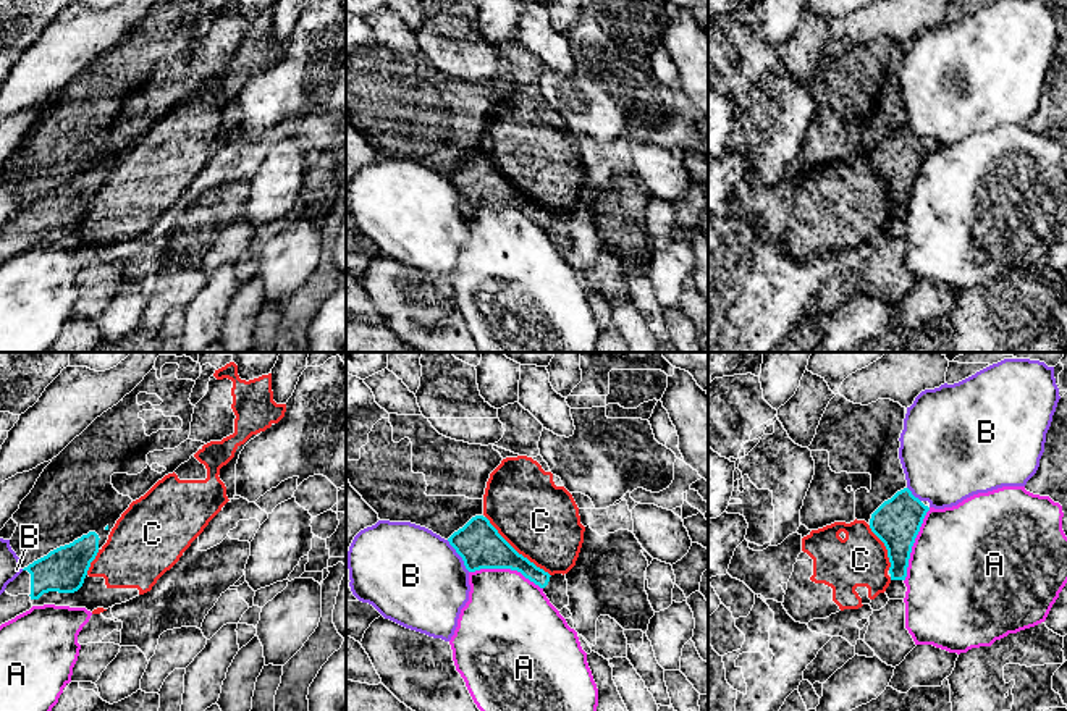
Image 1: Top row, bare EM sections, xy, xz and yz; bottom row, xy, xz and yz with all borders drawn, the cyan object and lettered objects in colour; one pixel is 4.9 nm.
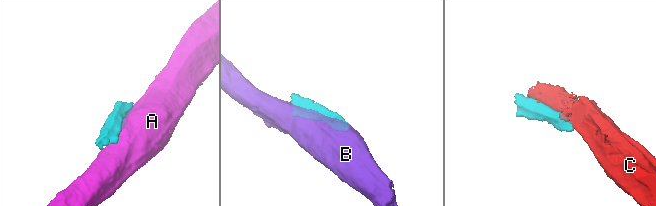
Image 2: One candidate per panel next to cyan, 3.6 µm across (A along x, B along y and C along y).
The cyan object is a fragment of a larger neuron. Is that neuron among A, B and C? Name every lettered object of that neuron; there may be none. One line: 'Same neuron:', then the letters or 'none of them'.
Same neuron: C

